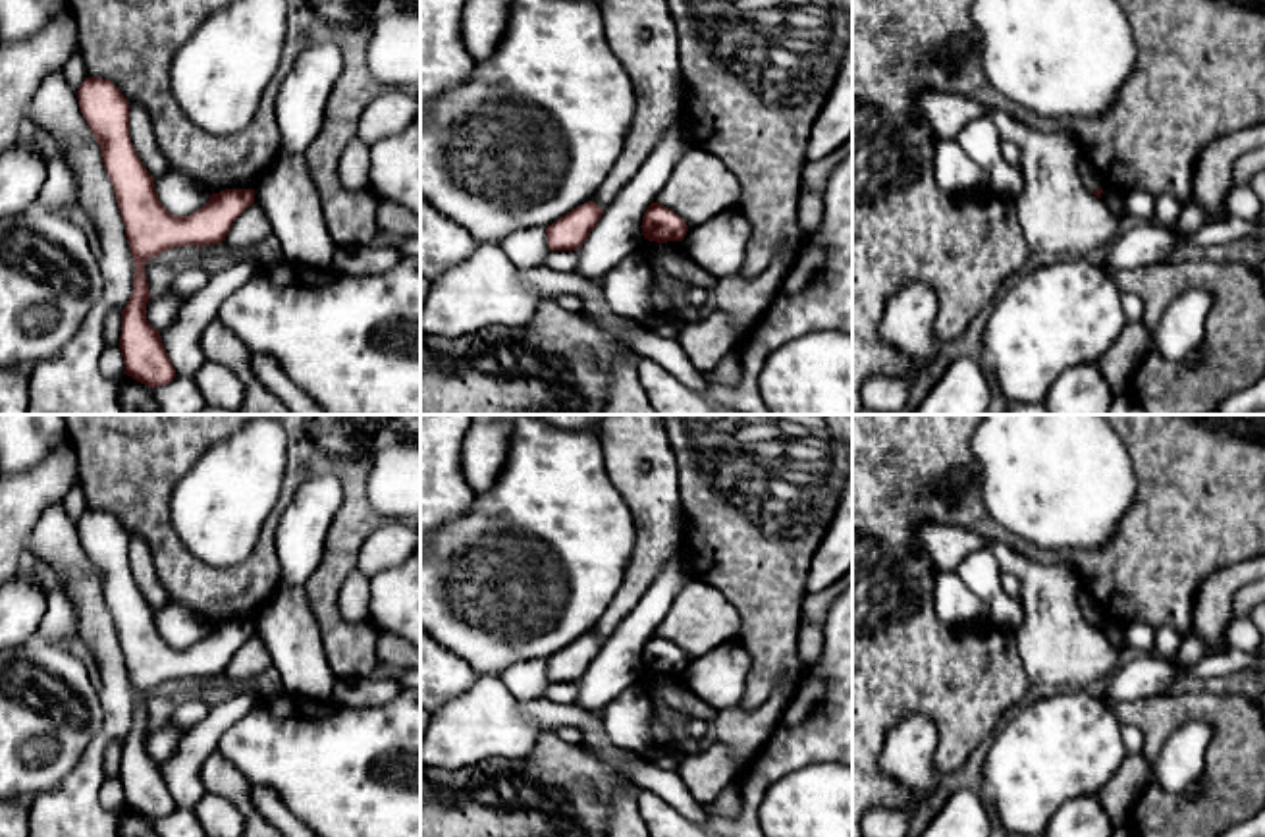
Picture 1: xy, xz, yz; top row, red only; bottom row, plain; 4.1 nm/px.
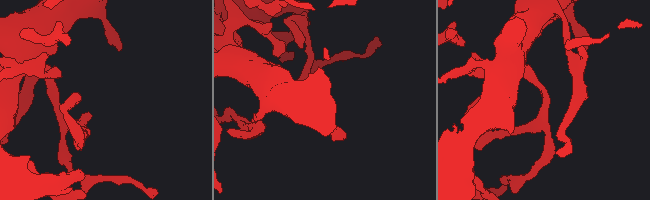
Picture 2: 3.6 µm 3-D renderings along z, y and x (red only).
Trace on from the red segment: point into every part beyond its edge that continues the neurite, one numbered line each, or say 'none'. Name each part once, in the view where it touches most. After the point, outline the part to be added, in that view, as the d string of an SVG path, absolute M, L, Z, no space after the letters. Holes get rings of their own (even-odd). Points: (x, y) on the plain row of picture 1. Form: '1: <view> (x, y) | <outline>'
1: xy (286, 625) | M278 588L255 619L255 636L280 671L283 692L332 702L337 677L322 654L322 634L305 588Z

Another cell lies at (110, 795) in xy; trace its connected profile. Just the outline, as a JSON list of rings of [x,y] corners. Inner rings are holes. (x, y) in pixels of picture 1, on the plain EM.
[[[120,775],[104,777],[100,791],[98,791],[98,800],[110,812],[118,812],[123,806],[125,795],[121,789]]]

